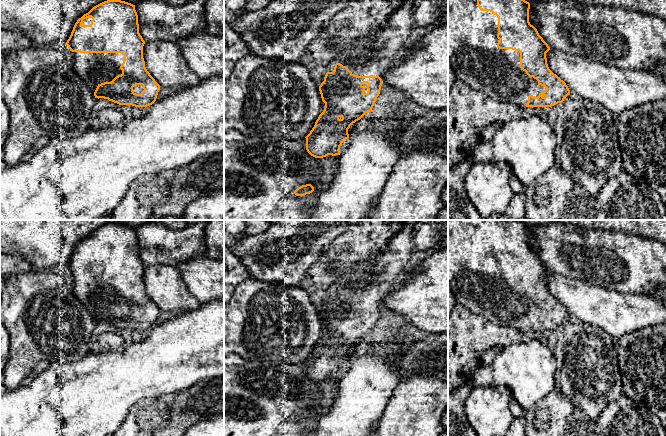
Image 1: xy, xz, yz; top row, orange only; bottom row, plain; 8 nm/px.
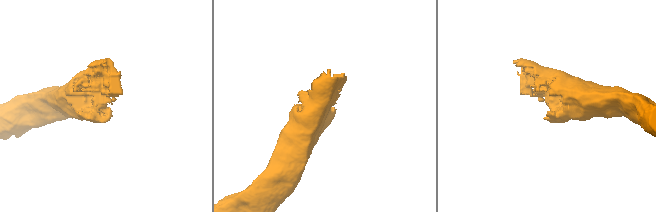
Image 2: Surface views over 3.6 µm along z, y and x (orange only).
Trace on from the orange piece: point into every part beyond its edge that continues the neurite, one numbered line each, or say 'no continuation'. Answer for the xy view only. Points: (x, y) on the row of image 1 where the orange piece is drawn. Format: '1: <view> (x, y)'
1: xy (93, 68)

